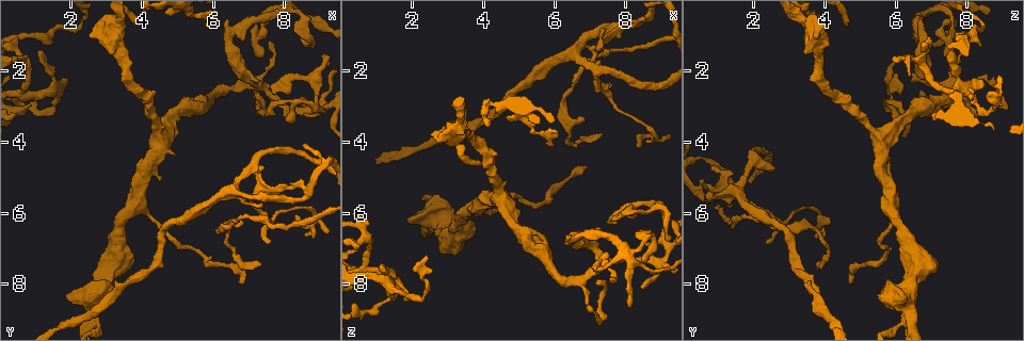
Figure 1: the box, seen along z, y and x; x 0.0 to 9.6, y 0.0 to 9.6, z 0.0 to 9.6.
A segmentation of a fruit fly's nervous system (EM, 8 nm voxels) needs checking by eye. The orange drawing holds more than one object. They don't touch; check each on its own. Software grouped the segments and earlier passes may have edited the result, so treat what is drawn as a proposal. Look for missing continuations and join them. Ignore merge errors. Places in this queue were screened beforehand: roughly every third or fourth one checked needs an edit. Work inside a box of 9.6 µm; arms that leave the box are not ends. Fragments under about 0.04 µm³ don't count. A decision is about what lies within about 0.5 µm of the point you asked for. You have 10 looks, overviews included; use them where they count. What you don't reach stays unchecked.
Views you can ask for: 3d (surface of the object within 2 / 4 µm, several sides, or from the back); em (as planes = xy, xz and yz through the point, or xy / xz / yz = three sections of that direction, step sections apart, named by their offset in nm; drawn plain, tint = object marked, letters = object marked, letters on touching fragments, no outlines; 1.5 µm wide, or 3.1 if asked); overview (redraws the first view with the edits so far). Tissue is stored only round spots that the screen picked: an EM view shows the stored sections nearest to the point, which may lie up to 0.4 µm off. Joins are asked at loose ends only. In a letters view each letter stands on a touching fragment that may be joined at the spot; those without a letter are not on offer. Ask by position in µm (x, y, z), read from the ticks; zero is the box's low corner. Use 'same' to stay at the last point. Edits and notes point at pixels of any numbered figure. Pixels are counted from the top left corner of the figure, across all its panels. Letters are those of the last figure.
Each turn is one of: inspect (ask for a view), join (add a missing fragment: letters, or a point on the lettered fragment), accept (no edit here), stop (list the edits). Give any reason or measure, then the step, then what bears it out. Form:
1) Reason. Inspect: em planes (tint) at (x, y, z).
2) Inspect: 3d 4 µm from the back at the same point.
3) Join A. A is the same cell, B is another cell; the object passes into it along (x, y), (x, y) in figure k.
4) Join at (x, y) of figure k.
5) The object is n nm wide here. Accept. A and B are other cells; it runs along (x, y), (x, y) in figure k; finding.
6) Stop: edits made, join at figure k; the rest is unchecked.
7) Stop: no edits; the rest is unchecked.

Free end. Inspect: em planes (letters) at (2.50, 1.05, 3.75).

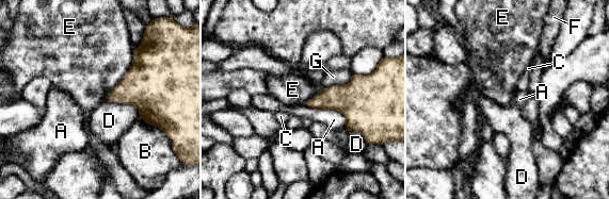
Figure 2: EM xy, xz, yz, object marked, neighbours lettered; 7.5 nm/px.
Accept. A, B, C, D, E, F and G are other cells; a border runs along (134, 50), (131, 66), (106, 98) in figure 2; no lettered fragment goes on from it.

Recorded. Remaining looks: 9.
An open end. Inspect: em planes (letters) at (7.35, 7.40, 3.90).

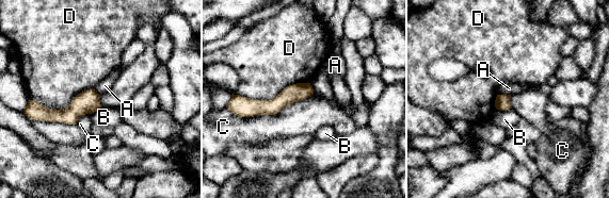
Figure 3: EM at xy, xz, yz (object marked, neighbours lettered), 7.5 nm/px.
The object is 120 nm wide here. Accept. A, B, C and D are other cells; no lettered fragment goes on from it.

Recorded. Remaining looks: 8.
Thin end. Inspect: em yz step 8 (plain) at (7.35, 4.65, 0.75).

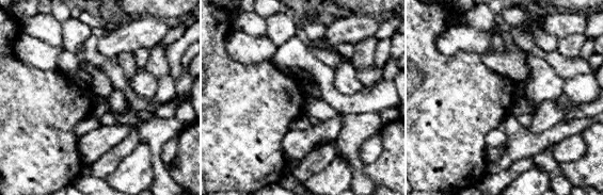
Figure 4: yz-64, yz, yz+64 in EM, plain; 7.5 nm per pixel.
Inspect: em yz step 8 (letters) at the same point.

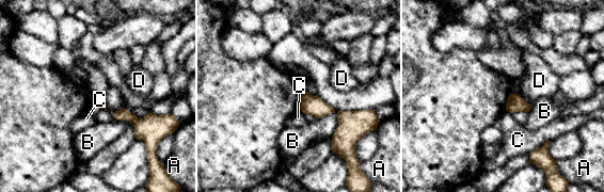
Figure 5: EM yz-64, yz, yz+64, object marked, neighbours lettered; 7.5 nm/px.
Accept. A, B, C and D are other cells; it runs along (303, 95), (342, 117), (335, 140) in figure 5; none of them fits.

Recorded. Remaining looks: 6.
Branch stops here. Inspect: 3d 4 µm at (7.25, 4.75, 2.60).

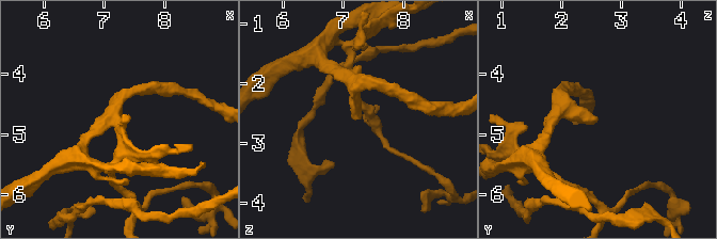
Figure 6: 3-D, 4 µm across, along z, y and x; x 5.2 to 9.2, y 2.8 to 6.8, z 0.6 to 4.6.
Inspect: em planes (letters) at (7.20, 4.75, 2.65).

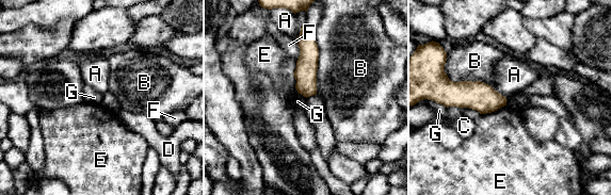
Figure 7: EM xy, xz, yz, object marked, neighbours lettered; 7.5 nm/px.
The object is 160 nm wide here; the longest contact is with B, 480 nm. Accept. A, B, C, D, E, F and G are other cells; none of them fits.

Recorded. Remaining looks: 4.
Stop: no edits; the rest is unchecked.

